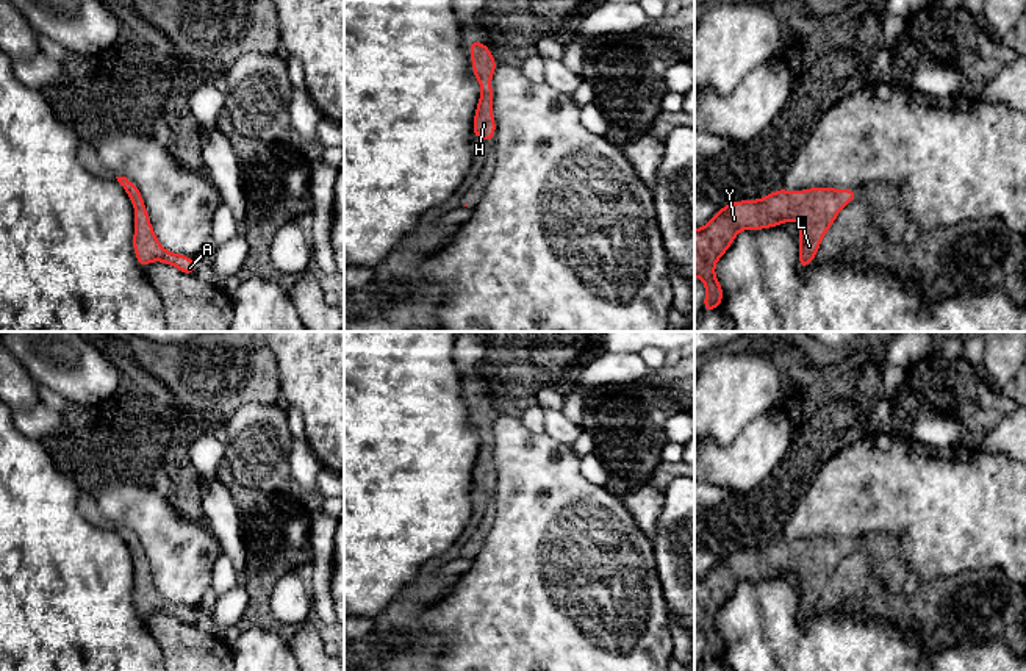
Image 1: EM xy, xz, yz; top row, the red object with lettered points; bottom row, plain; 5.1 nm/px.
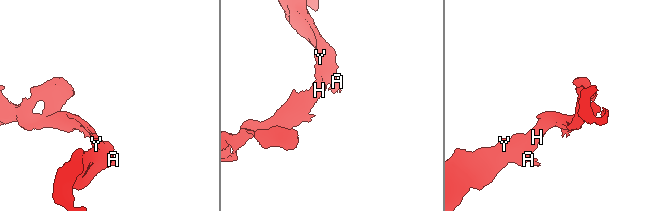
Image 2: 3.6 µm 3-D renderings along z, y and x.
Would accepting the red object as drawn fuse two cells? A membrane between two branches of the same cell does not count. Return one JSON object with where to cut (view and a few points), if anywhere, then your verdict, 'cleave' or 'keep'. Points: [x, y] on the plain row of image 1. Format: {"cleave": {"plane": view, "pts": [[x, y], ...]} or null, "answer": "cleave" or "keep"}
{"cleave": null, "answer": "keep"}

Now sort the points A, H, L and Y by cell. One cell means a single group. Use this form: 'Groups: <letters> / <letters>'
Groups: A H L Y

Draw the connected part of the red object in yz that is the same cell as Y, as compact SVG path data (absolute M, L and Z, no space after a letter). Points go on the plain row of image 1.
M780 538L759 551L730 552L719 558L702 579L694 579L694 627L705 635L704 663L723 654L723 637L715 626L715 615L740 582L777 577L804 563L798 571L798 618L804 619L815 610L841 558L857 546L856 540L807 538L790 543Z

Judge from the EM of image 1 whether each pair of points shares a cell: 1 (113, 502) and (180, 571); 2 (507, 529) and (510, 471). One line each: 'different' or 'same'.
1: same
2: same

